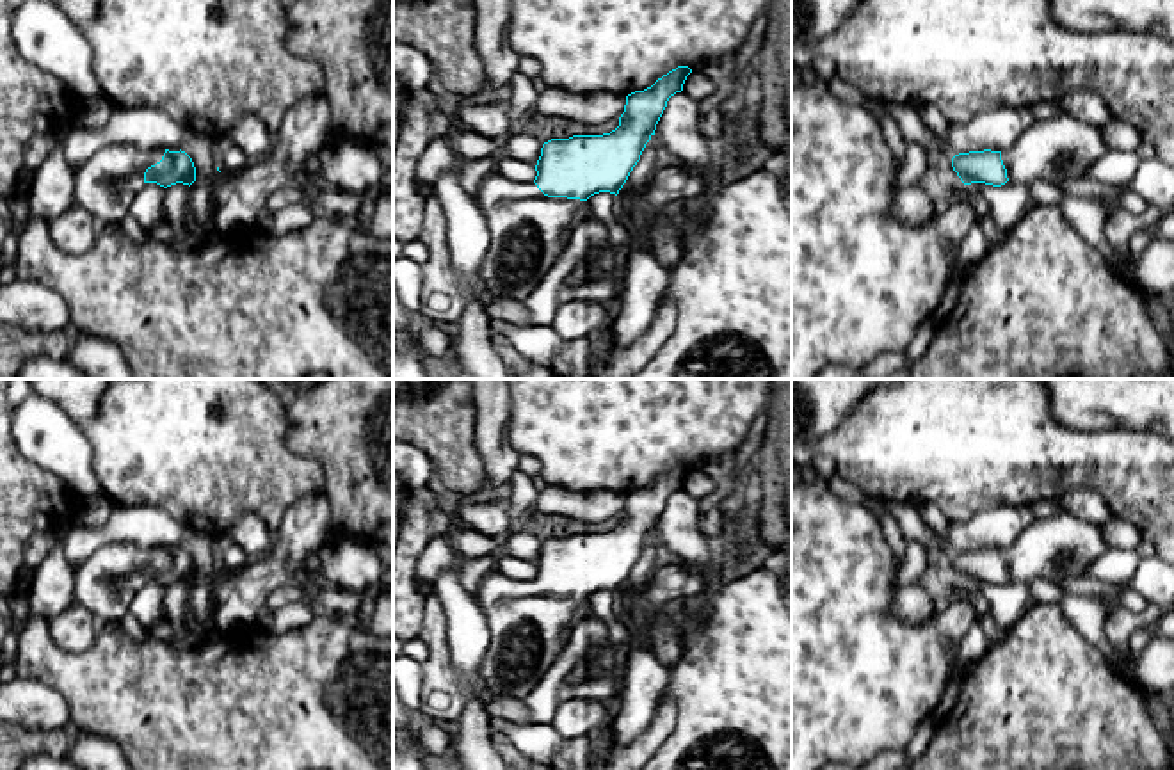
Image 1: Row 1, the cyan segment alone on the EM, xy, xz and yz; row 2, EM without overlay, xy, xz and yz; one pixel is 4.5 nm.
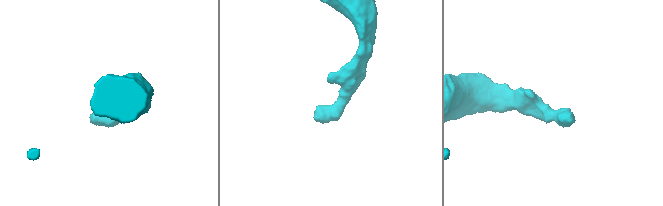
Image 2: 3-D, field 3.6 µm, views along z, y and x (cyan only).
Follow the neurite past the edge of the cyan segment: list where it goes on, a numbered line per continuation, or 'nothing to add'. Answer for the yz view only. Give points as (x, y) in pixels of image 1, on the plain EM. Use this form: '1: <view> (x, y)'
1: yz (1062, 545)

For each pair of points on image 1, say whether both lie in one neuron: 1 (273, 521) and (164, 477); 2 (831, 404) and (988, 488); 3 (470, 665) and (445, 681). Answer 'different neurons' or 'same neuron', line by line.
1: same neuron
2: different neurons
3: different neurons

